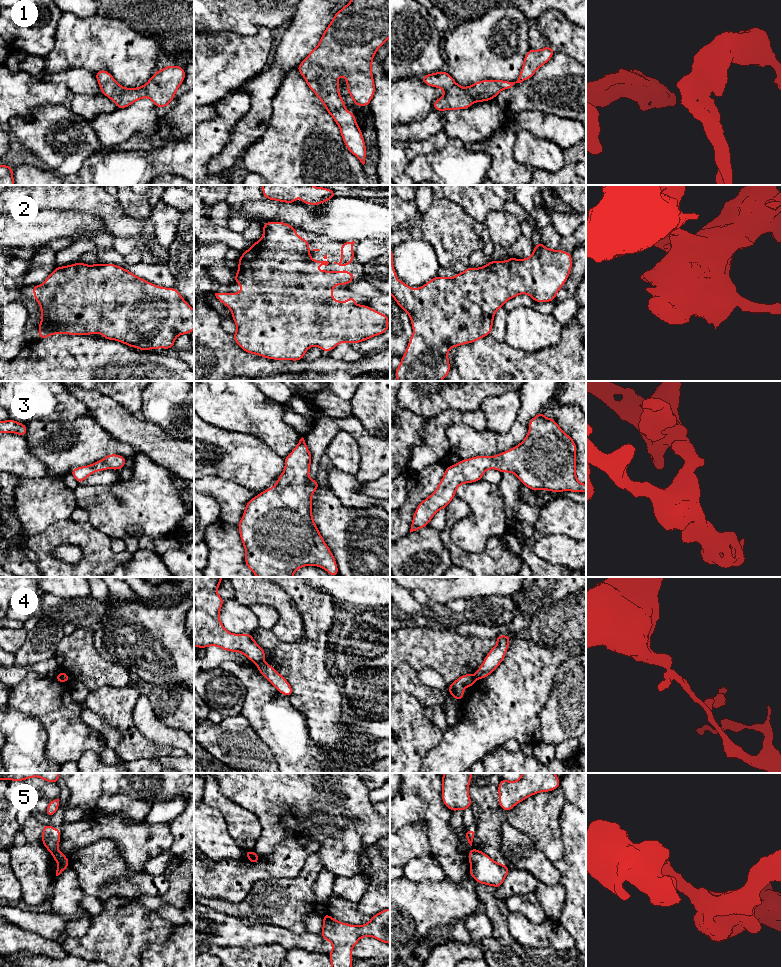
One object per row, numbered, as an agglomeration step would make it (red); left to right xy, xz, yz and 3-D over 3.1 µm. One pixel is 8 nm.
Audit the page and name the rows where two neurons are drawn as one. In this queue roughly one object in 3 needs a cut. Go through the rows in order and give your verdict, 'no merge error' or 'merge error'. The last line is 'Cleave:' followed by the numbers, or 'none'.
1: no merge error
2: no merge error
3: no merge error
4: merge error
5: merge error
Cleave: 4, 5

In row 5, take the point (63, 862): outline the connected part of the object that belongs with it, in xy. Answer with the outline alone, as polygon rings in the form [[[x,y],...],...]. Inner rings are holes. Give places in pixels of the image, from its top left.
[[[58,849],[51,854],[58,864],[58,868],[56,870],[56,876],[58,876],[69,866],[69,859]]]

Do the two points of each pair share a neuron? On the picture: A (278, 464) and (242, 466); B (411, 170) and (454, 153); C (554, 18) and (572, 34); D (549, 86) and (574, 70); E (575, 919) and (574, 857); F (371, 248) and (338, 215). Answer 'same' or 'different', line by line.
A: same
B: same
C: same
D: same
E: same
F: different

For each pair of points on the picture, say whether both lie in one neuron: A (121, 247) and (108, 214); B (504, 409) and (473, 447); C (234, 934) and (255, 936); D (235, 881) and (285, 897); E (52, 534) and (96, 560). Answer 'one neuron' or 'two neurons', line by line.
A: two neurons
B: two neurons
C: one neuron
D: two neurons
E: one neuron

